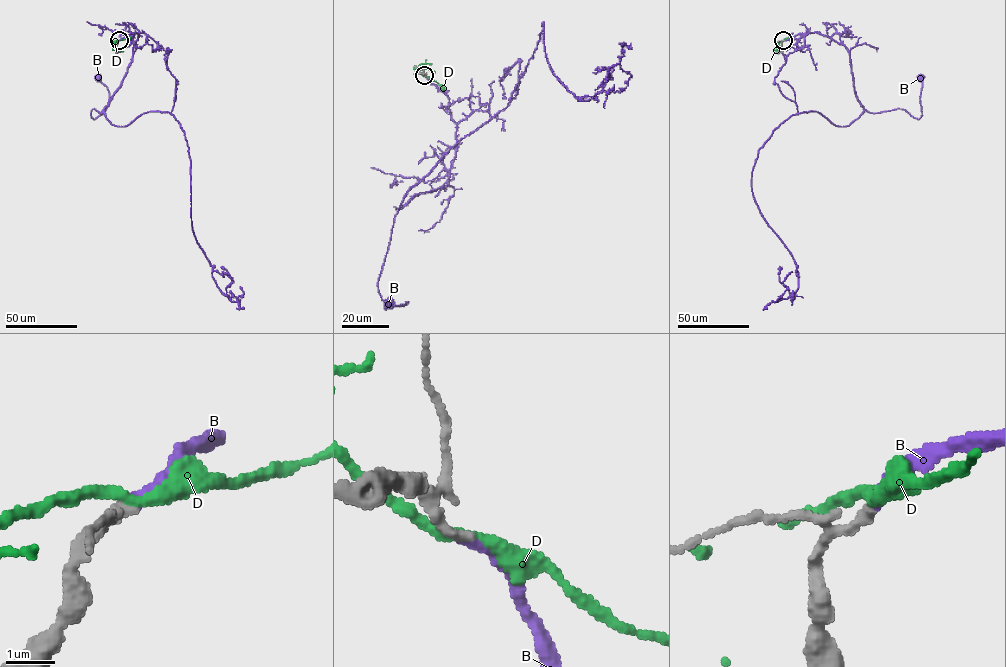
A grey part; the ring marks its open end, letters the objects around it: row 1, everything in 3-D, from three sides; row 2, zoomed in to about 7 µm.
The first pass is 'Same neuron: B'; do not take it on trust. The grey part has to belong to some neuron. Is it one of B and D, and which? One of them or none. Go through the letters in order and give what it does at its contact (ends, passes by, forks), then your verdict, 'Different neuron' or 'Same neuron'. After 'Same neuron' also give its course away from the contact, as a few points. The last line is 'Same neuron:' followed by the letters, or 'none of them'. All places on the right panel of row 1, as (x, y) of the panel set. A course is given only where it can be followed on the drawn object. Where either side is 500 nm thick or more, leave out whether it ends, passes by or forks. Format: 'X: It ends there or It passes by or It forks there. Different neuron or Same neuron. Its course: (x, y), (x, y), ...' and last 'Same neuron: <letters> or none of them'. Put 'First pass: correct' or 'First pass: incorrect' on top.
First pass: correct
B: It ends there. Same neuron. Its course: (783, 40), (818, 32), (844, 45), (854, 93), (870, 112), (901, 108), (918, 119), (922, 115), (921, 77)
D: It passes by. Different neuron
Same neuron: B

